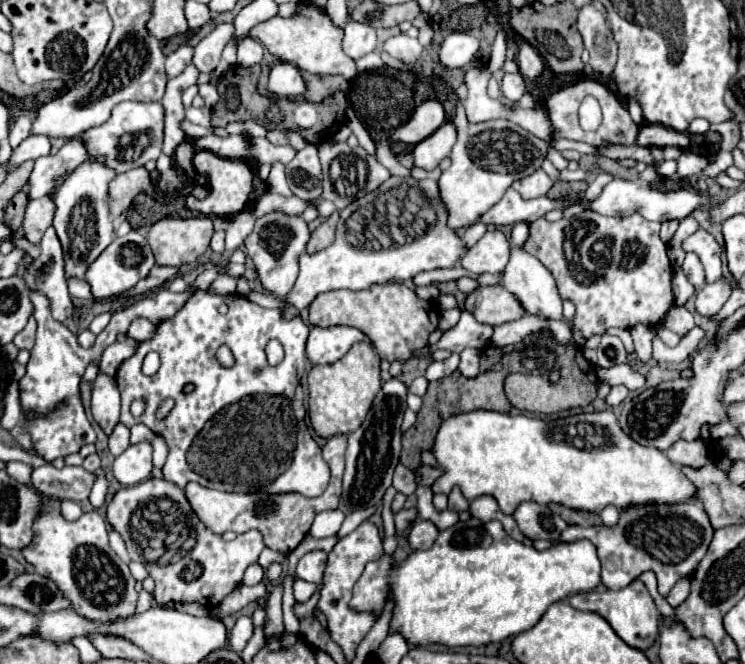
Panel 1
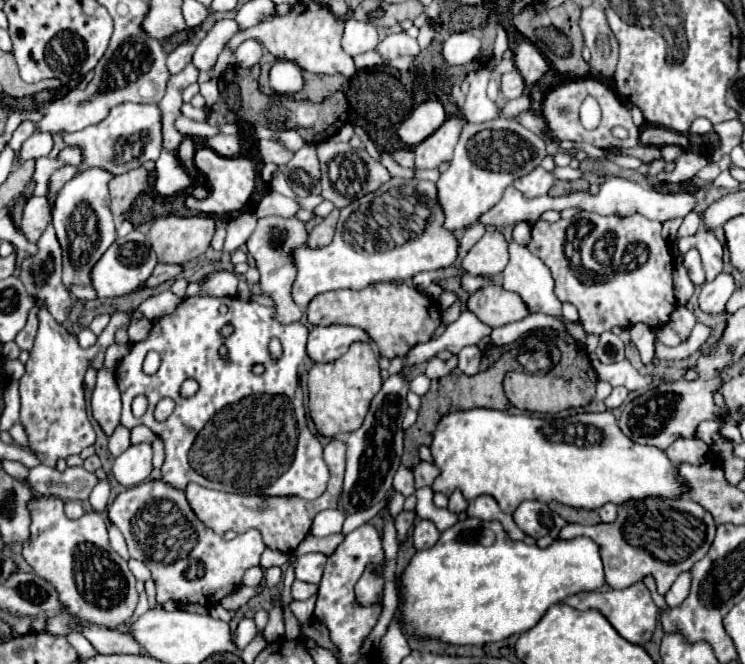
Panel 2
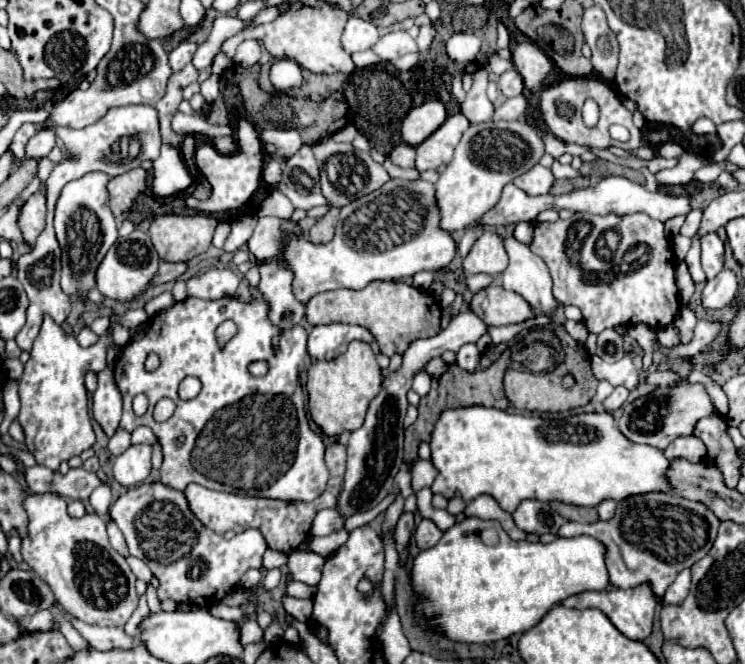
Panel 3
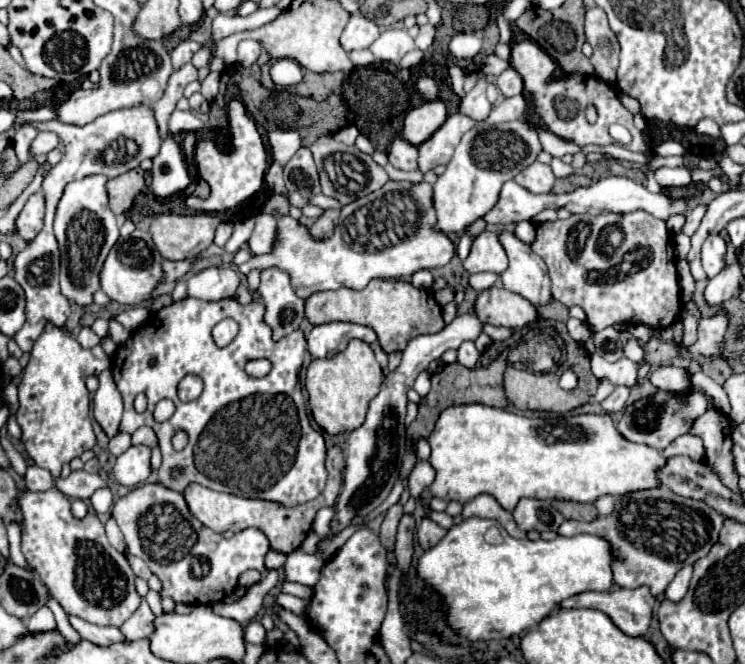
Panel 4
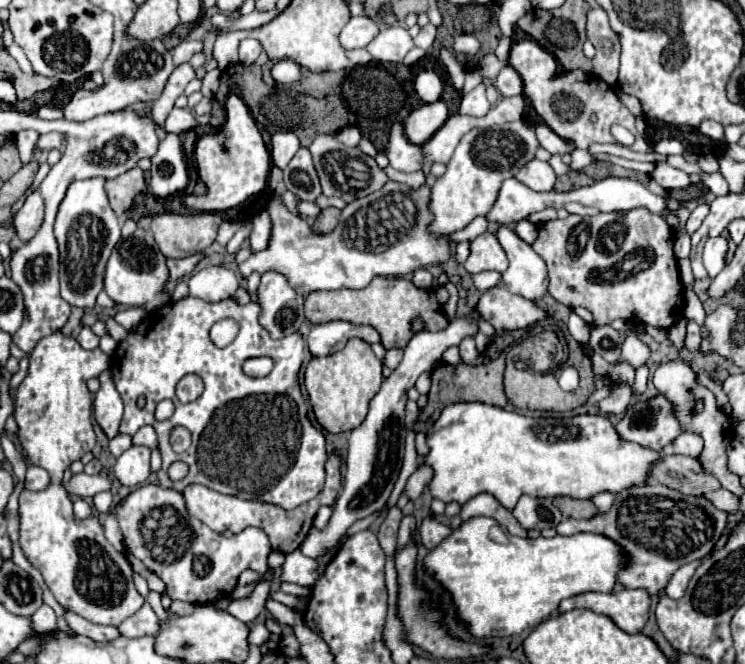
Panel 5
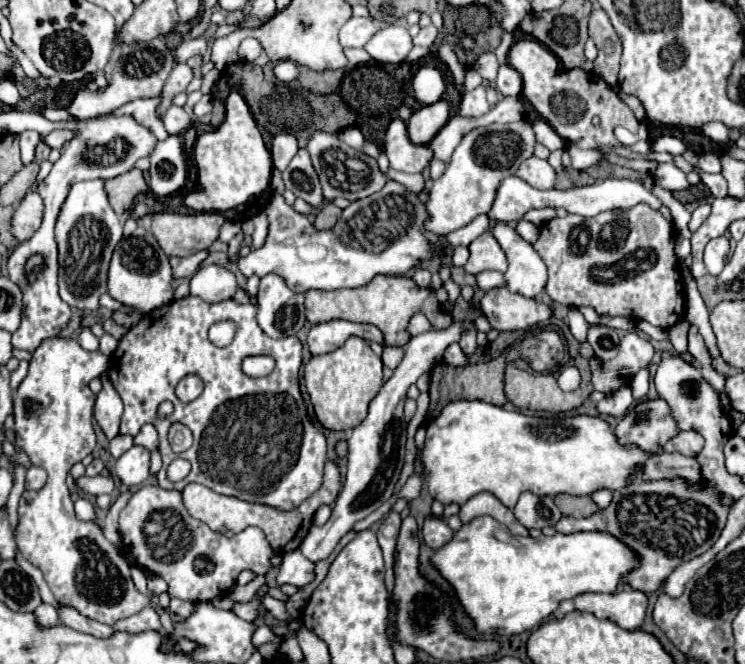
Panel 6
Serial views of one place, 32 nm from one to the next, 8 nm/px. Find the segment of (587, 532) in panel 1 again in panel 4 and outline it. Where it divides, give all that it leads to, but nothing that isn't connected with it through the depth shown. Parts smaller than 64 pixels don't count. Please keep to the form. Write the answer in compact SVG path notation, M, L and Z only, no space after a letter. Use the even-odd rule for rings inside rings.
M652 488L648 492L630 492L628 496L622 496L616 500L616 508L608 518L596 518L592 522L576 522L566 520L560 528L560 536L576 536L576 534L594 534L606 540L612 548L612 580L620 588L638 588L648 586L654 596L662 596L666 586L674 580L676 572L688 564L694 564L696 560L704 558L712 544L716 542L716 536L722 528L724 518L716 514L708 504L702 500L688 500L682 496L676 496L668 488Z

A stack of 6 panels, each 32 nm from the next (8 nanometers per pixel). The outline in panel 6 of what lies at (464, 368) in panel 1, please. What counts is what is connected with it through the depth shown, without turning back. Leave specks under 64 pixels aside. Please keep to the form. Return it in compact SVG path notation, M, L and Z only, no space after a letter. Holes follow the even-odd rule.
M464 320L464 324L468 324L468 332L464 332L464 336L460 338L460 348L466 356L472 356L476 352L476 328L470 320Z

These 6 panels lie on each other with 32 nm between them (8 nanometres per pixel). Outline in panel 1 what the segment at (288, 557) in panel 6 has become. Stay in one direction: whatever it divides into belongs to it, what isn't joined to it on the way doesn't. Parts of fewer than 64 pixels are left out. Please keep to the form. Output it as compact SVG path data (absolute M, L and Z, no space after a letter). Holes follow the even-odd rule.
M312 550L306 556L300 558L298 568L296 568L296 578L302 578L306 582L314 582L320 584L322 576L324 576L324 568L326 568L326 560L328 554L324 550Z

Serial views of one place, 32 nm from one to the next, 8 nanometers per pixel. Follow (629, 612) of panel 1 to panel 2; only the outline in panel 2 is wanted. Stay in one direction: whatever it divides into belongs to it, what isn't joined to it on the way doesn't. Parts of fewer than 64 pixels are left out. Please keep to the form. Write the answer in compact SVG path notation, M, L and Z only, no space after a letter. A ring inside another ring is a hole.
M636 582L624 590L594 590L594 592L580 592L574 596L568 596L564 600L568 606L576 608L576 610L598 610L612 626L614 630L628 640L630 644L638 644L638 646L646 646L652 640L654 628L656 628L656 620L658 620L658 608L652 602L652 596L648 592L648 588L644 586L644 582Z

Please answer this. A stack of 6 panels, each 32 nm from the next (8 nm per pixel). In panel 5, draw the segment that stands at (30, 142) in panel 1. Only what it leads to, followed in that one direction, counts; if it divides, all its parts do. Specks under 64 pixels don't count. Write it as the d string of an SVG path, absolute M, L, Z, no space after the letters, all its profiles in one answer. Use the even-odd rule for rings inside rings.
M48 132L48 134L40 134L40 138L38 138L34 148L50 152L54 148L60 148L60 144L62 144L62 136L58 132Z

